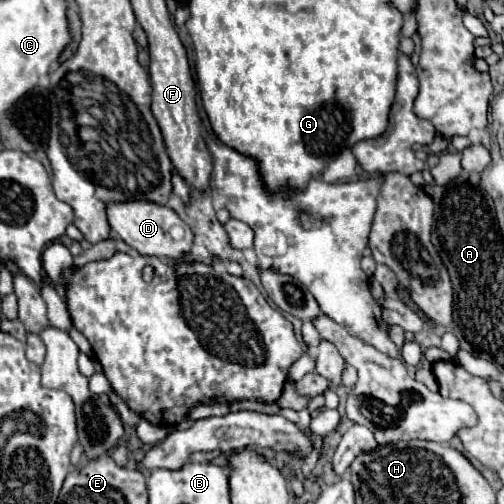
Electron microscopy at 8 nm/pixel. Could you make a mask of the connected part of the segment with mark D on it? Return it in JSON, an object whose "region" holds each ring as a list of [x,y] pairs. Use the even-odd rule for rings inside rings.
{"region":[[[132,201],[132,203],[110,203],[108,205],[108,223],[112,227],[112,231],[124,241],[128,243],[132,249],[136,249],[140,255],[150,255],[150,257],[166,257],[166,259],[174,259],[180,261],[190,253],[194,235],[186,229],[186,223],[166,205],[156,205],[156,203],[148,203],[148,201]],[[182,227],[184,235],[182,237],[174,237],[172,229]]]}

